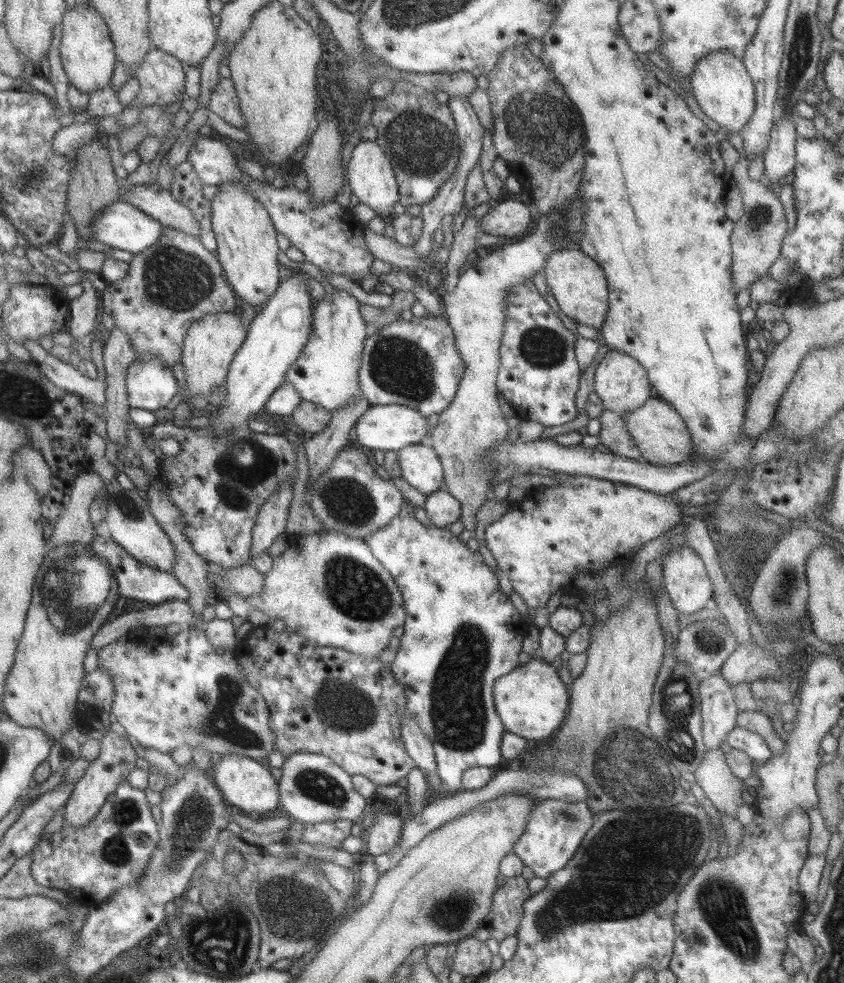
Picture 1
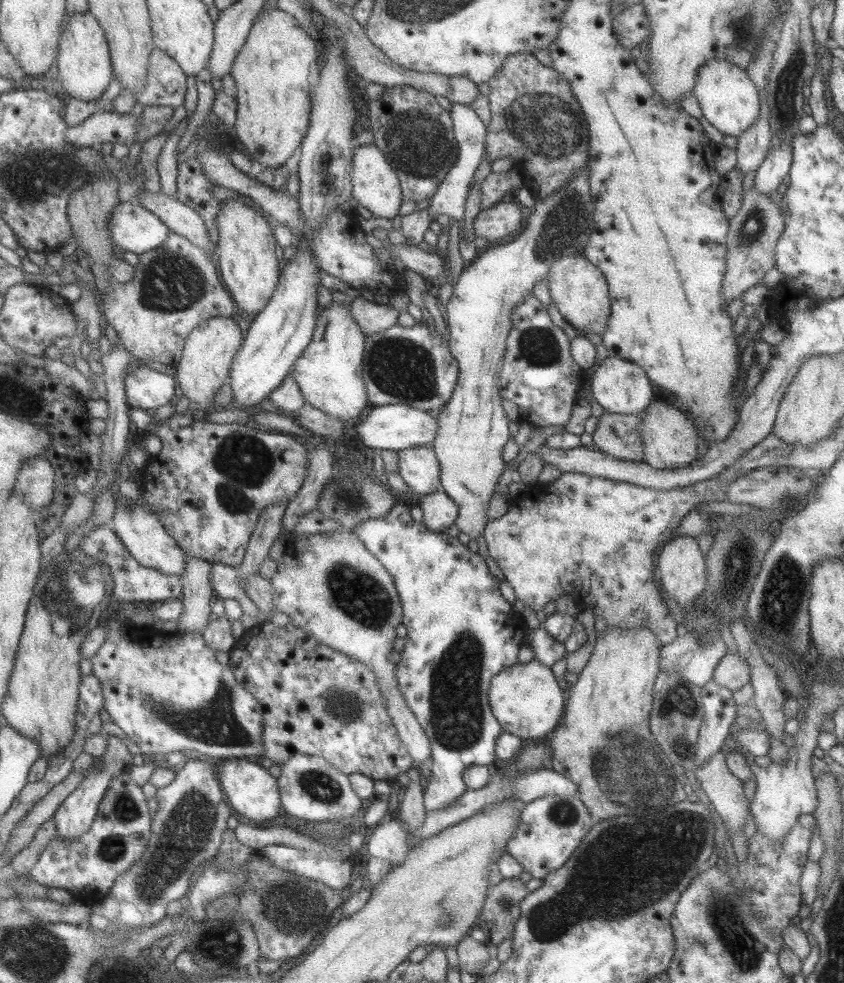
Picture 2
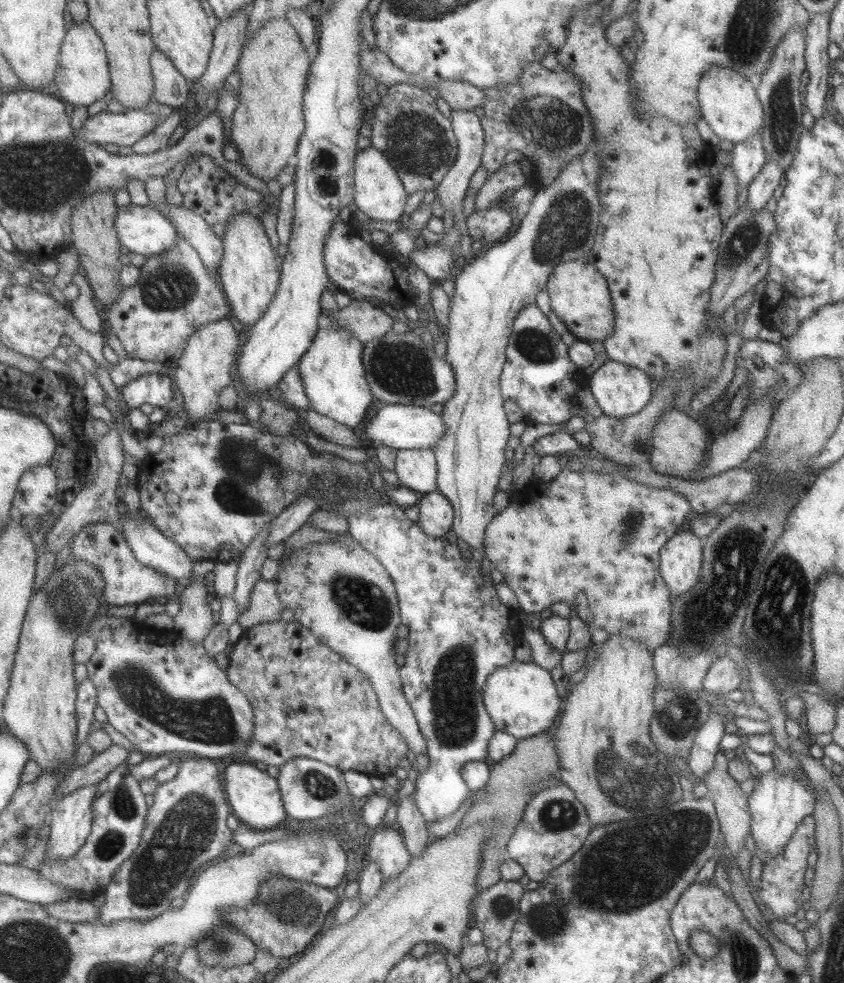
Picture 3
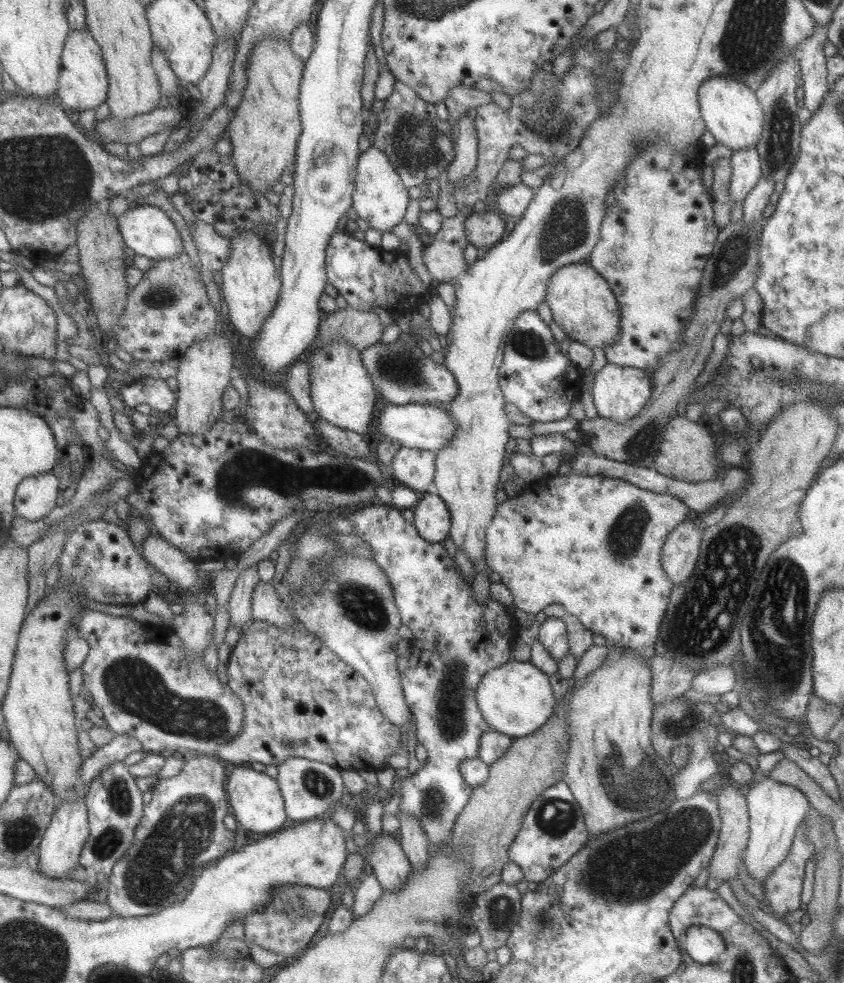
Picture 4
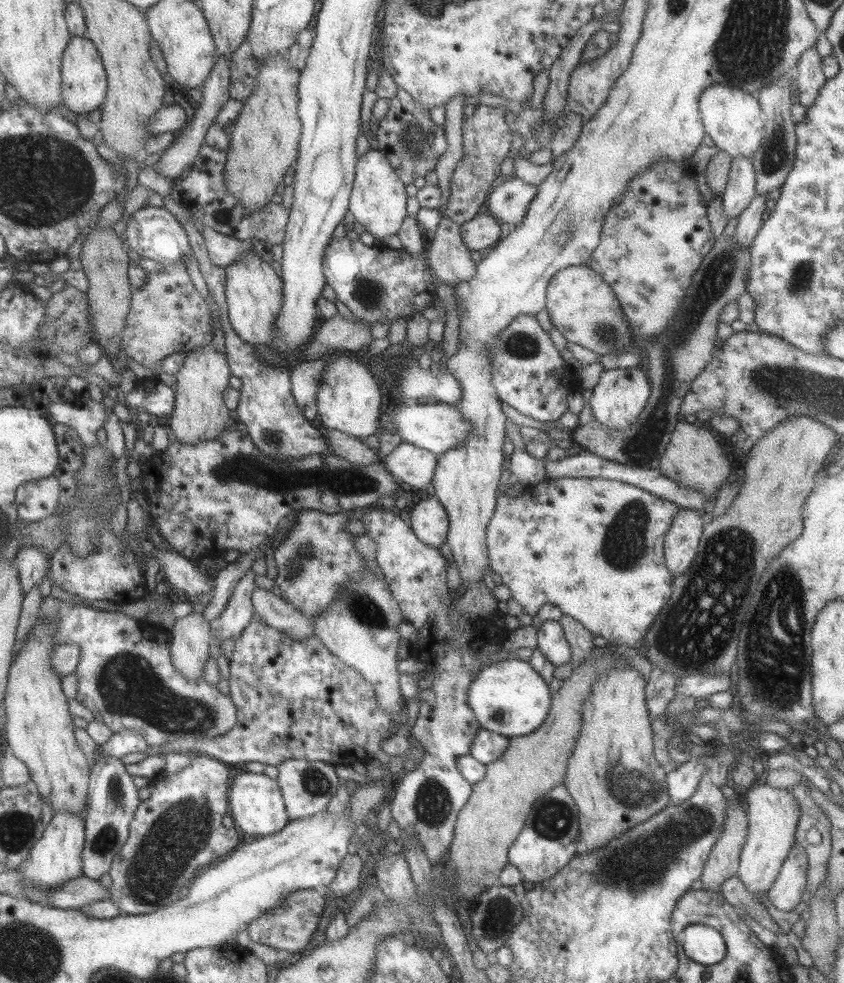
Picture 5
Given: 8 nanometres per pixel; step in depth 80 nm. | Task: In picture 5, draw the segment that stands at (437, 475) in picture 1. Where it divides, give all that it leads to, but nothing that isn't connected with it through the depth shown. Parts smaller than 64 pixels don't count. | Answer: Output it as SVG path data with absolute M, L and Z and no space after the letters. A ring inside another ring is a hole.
M401 442L382 460L387 472L412 490L430 489L437 459L428 450Z

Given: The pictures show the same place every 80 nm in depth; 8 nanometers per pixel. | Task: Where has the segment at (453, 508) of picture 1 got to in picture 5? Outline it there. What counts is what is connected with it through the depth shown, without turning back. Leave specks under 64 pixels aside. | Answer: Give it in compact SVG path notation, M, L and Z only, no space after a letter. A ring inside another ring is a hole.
M429 493L427 498L414 504L409 516L410 529L417 540L433 548L439 548L446 542L448 516L434 494Z

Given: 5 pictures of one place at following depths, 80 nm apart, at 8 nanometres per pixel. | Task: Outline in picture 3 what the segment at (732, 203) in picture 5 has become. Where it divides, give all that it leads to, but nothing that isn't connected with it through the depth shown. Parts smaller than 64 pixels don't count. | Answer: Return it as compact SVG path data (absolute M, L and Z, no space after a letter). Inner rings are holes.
M758 130L751 138L734 144L730 152L730 167L735 175L737 188L747 186L759 170L763 168L765 156L761 148L760 132Z

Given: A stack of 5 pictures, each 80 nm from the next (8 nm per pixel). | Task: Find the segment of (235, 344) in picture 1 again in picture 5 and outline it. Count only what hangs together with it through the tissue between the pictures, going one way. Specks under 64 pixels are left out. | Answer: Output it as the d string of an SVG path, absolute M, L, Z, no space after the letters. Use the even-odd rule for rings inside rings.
M211 345L191 350L174 375L174 408L167 427L173 431L176 440L182 445L199 444L221 436L226 425L231 424L230 410L223 402L224 390L229 386L227 380L232 376L225 354L215 352Z

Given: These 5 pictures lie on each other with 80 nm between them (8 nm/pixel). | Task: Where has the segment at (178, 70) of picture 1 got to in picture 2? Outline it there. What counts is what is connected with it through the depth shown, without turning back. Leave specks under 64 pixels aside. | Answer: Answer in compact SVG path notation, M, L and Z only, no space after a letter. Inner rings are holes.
M154 48L147 63L147 77L142 91L136 95L137 104L176 106L183 104L185 77L179 65L165 52Z

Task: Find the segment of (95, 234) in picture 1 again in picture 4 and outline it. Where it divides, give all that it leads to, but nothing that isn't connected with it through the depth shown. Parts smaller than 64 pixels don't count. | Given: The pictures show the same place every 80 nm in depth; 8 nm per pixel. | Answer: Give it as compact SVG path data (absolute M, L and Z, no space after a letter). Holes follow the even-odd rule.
M147 204L129 205L128 209L118 216L118 231L122 236L124 246L133 250L134 254L147 256L151 260L169 260L184 252L182 238L175 229L173 222L165 212L157 206Z

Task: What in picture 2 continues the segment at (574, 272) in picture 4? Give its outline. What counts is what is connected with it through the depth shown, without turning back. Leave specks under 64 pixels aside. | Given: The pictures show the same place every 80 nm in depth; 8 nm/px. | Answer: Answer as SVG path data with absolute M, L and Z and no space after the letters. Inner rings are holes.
M583 254L556 258L547 271L548 292L557 312L580 333L601 335L609 319L610 300L608 287L597 267L593 266Z

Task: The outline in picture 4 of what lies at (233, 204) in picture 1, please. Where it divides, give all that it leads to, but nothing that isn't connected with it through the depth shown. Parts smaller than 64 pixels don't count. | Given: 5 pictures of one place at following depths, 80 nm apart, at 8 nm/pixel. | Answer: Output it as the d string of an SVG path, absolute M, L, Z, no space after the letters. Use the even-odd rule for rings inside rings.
M244 230L235 234L230 240L229 258L220 270L221 294L227 305L224 319L233 324L238 334L247 339L255 339L263 321L271 315L280 292L280 277L269 253L263 235L254 230Z

